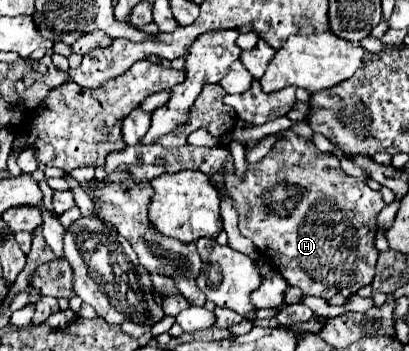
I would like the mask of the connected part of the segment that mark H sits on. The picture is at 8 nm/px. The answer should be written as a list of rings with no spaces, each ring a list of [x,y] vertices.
[[[286,130],[266,158],[248,166],[244,180],[236,174],[224,174],[224,178],[226,190],[240,216],[242,236],[250,238],[254,246],[266,254],[270,264],[274,264],[290,286],[298,286],[308,296],[332,298],[334,294],[344,294],[350,298],[362,286],[372,282],[378,258],[374,248],[376,214],[384,208],[382,194],[370,190],[366,182],[348,176],[334,154],[322,154],[312,140],[304,140]]]

